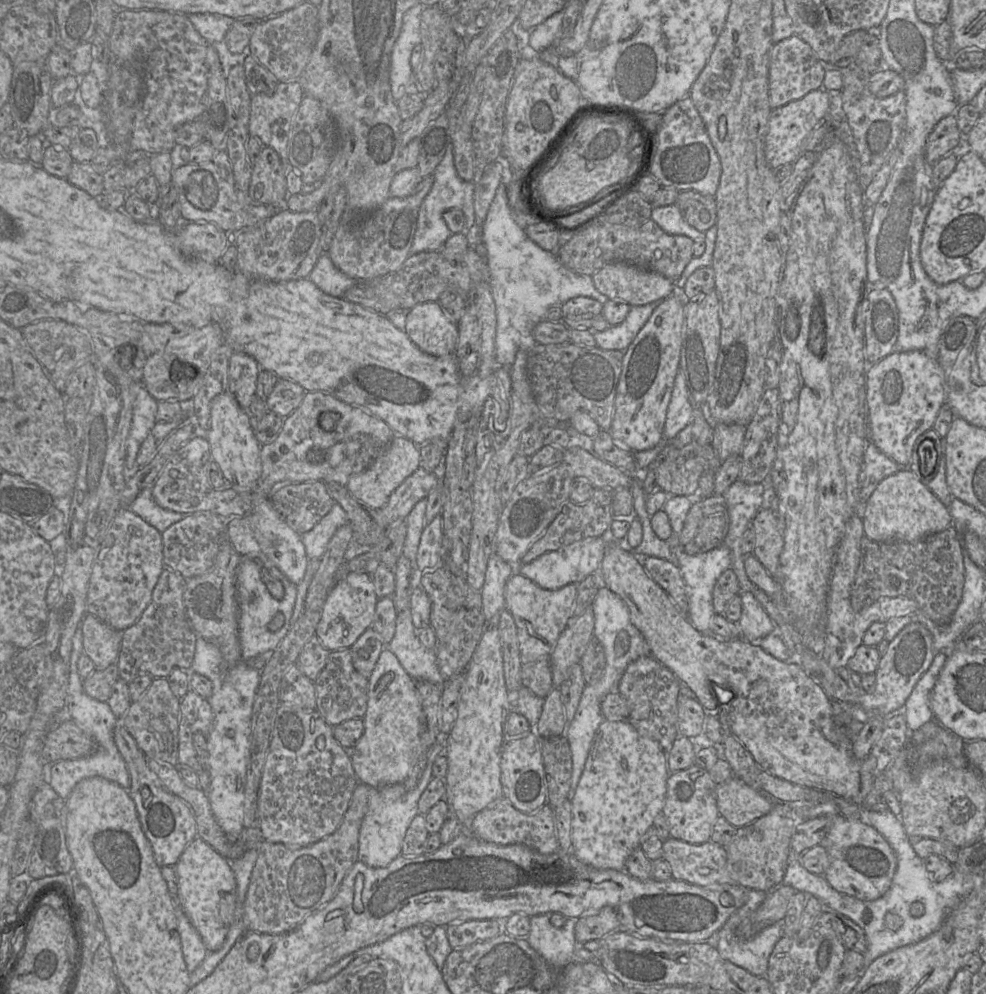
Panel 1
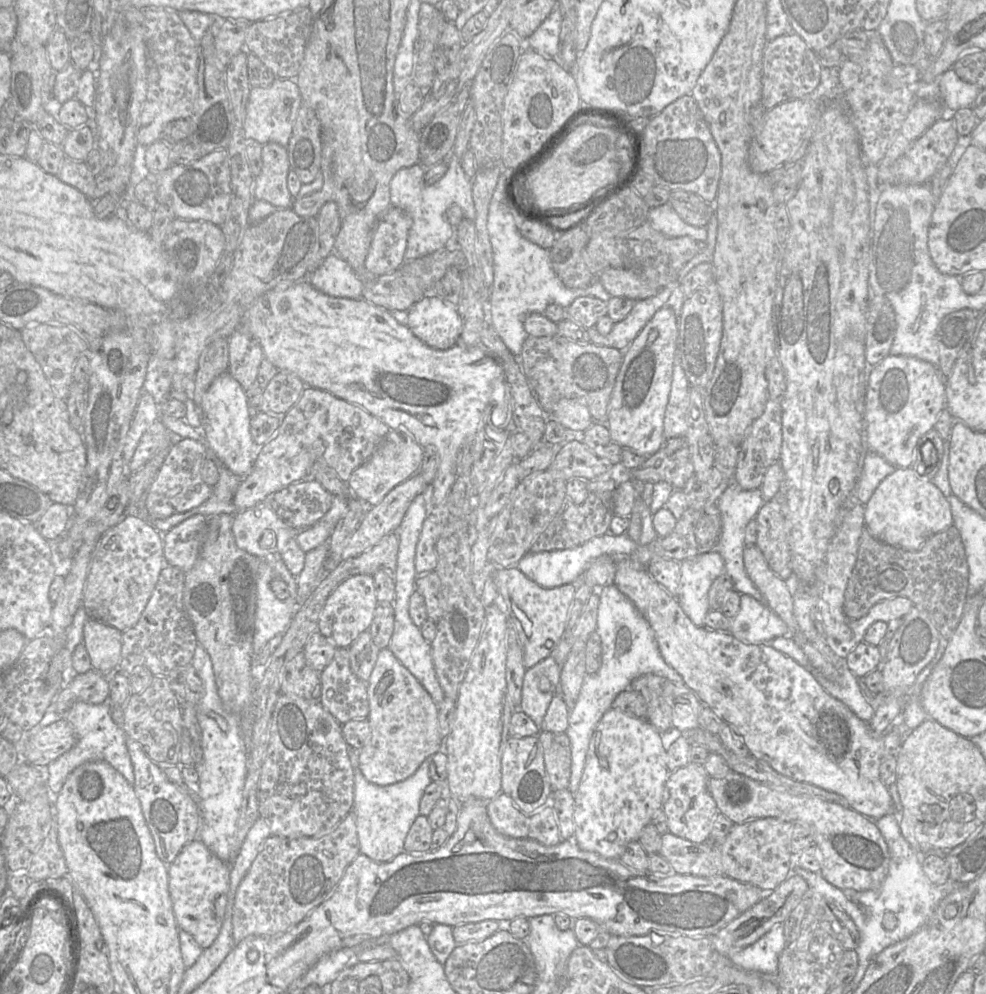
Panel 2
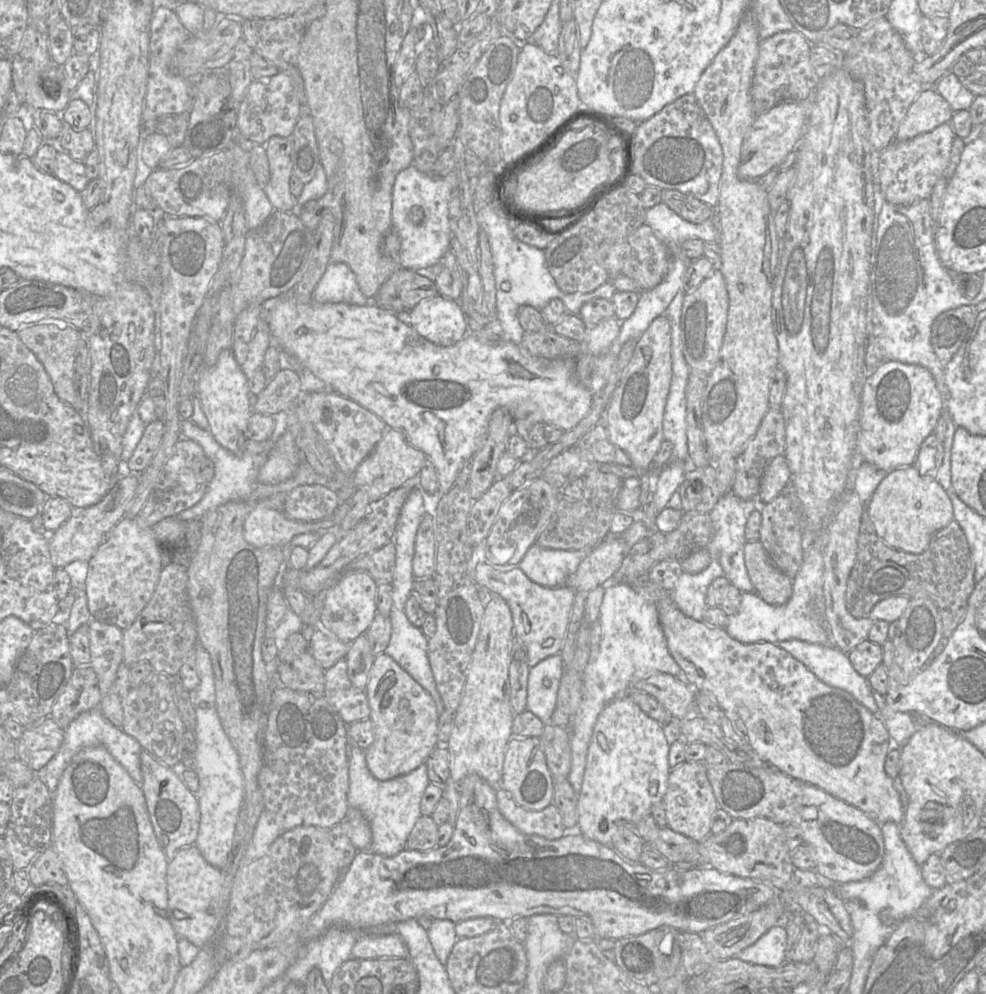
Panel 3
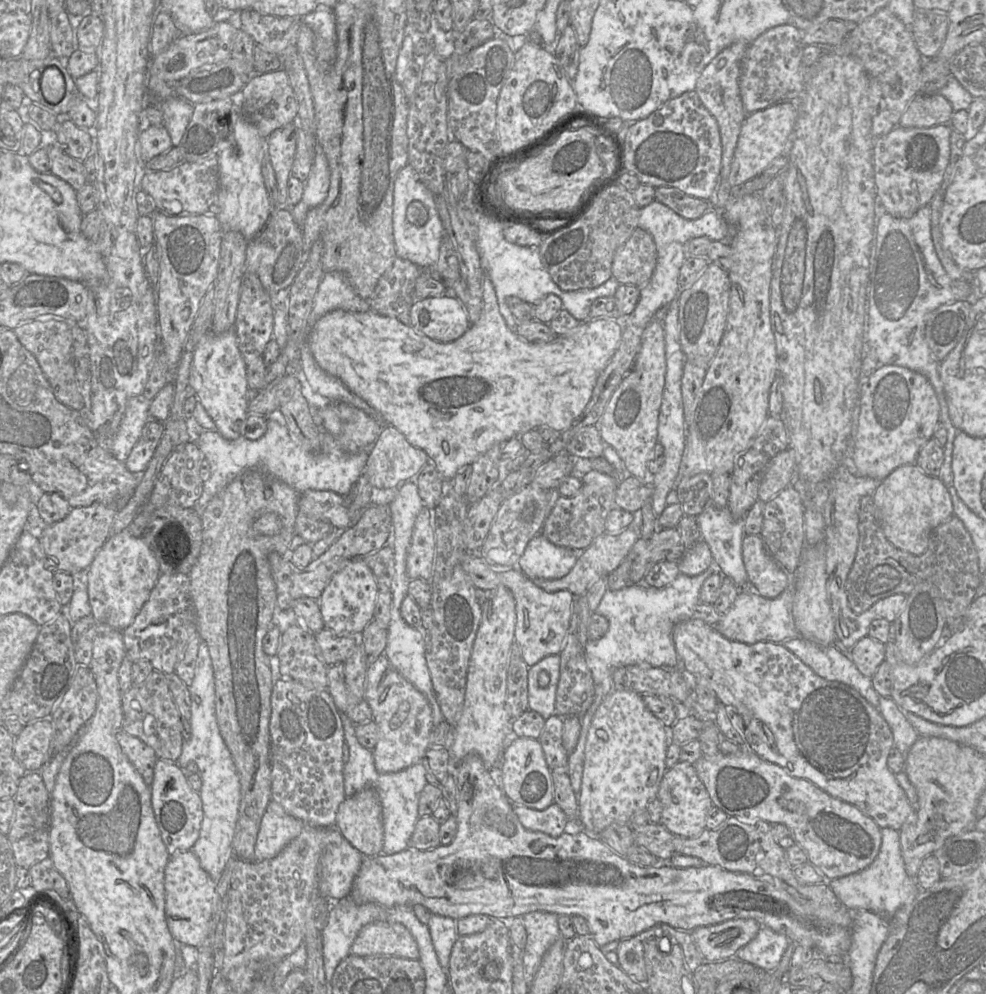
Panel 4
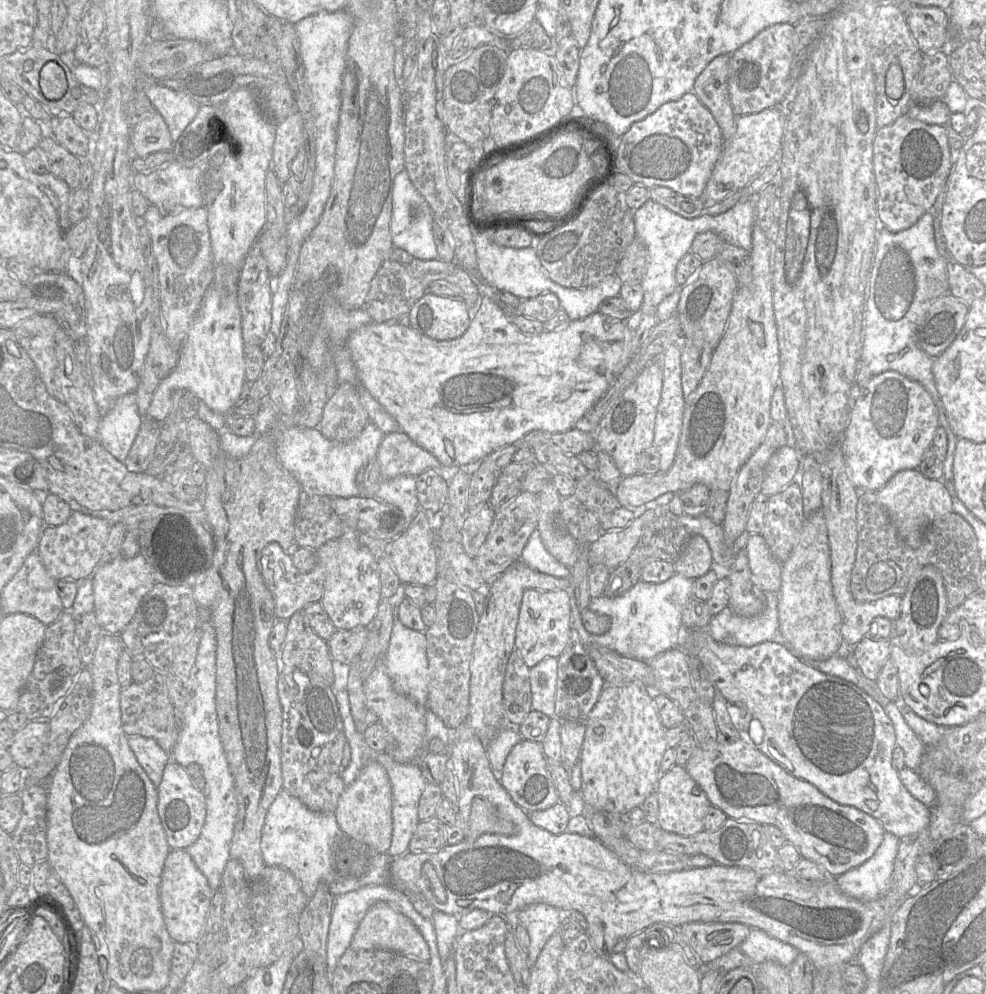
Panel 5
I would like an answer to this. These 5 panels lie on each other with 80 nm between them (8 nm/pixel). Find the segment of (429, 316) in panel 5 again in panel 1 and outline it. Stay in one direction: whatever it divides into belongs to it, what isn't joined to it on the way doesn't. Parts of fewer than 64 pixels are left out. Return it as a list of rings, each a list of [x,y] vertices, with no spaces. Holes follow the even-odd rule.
[[[425,302],[407,313],[405,332],[424,353],[435,357],[455,355],[458,323],[450,321],[439,302]]]

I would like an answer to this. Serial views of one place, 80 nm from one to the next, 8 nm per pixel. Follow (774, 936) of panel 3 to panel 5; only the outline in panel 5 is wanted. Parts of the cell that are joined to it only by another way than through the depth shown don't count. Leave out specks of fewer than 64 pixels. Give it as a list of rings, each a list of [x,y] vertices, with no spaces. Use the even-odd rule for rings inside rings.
[[[757,928],[751,929],[748,937],[739,946],[755,966],[772,960],[788,969],[799,954],[792,945],[773,938]]]

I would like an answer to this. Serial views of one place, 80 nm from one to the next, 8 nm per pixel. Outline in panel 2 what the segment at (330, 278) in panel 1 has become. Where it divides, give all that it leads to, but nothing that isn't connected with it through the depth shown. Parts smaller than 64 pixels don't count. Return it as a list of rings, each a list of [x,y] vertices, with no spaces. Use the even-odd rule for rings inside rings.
[[[333,253],[309,275],[308,281],[320,292],[339,298],[360,299],[364,288],[350,265]]]

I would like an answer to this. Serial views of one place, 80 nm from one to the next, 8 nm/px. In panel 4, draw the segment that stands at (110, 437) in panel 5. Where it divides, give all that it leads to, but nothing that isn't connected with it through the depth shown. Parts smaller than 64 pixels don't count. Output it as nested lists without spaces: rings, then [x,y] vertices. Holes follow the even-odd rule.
[[[143,395],[128,400],[119,429],[113,438],[110,452],[120,462],[125,462],[139,440],[145,424],[151,419],[151,400]]]

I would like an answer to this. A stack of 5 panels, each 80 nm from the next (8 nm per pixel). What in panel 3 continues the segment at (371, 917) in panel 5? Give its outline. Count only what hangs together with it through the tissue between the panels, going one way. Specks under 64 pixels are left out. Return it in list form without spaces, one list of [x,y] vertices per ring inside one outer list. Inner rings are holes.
[[[361,934],[352,949],[354,959],[408,958],[409,950],[398,934]]]

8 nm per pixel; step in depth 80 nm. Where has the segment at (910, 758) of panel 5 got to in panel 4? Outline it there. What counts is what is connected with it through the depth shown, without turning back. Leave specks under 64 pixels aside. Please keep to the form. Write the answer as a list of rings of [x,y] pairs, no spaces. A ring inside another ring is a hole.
[[[879,697],[879,712],[891,729],[893,747],[902,753],[905,761],[907,753],[920,735],[891,698]]]

